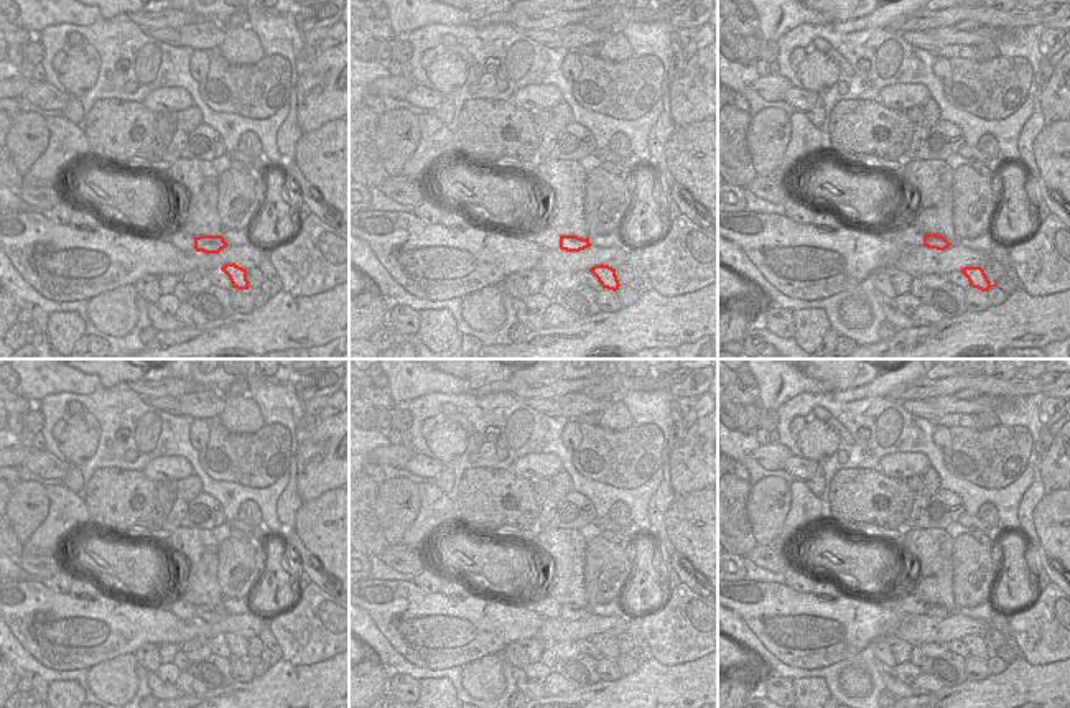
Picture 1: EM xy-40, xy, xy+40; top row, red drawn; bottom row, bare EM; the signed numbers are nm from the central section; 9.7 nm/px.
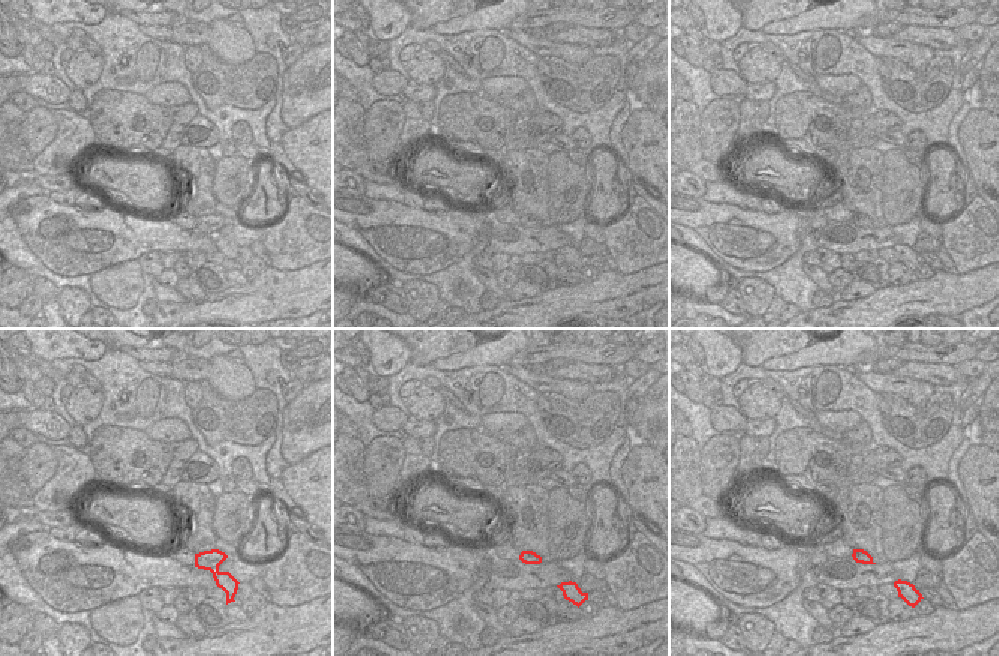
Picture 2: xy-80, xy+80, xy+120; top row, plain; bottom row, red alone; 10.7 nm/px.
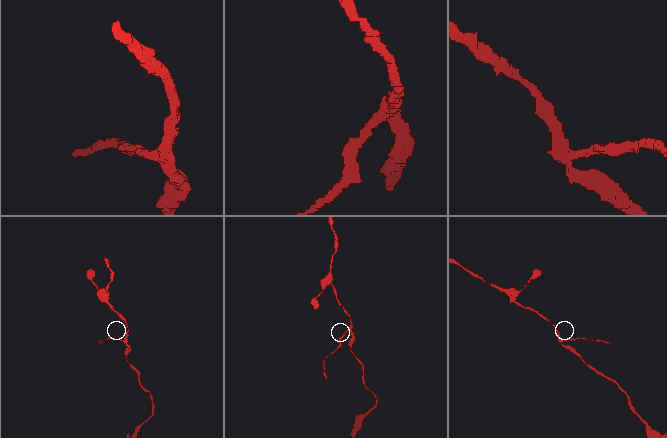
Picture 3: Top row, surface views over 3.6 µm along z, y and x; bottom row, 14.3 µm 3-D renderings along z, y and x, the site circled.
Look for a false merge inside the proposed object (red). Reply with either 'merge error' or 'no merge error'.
no merge error

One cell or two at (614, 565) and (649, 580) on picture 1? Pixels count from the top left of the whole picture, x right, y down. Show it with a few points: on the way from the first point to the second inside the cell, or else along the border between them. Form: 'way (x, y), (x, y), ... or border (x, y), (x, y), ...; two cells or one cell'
border (632, 558), (632, 568), (619, 600); two cells

